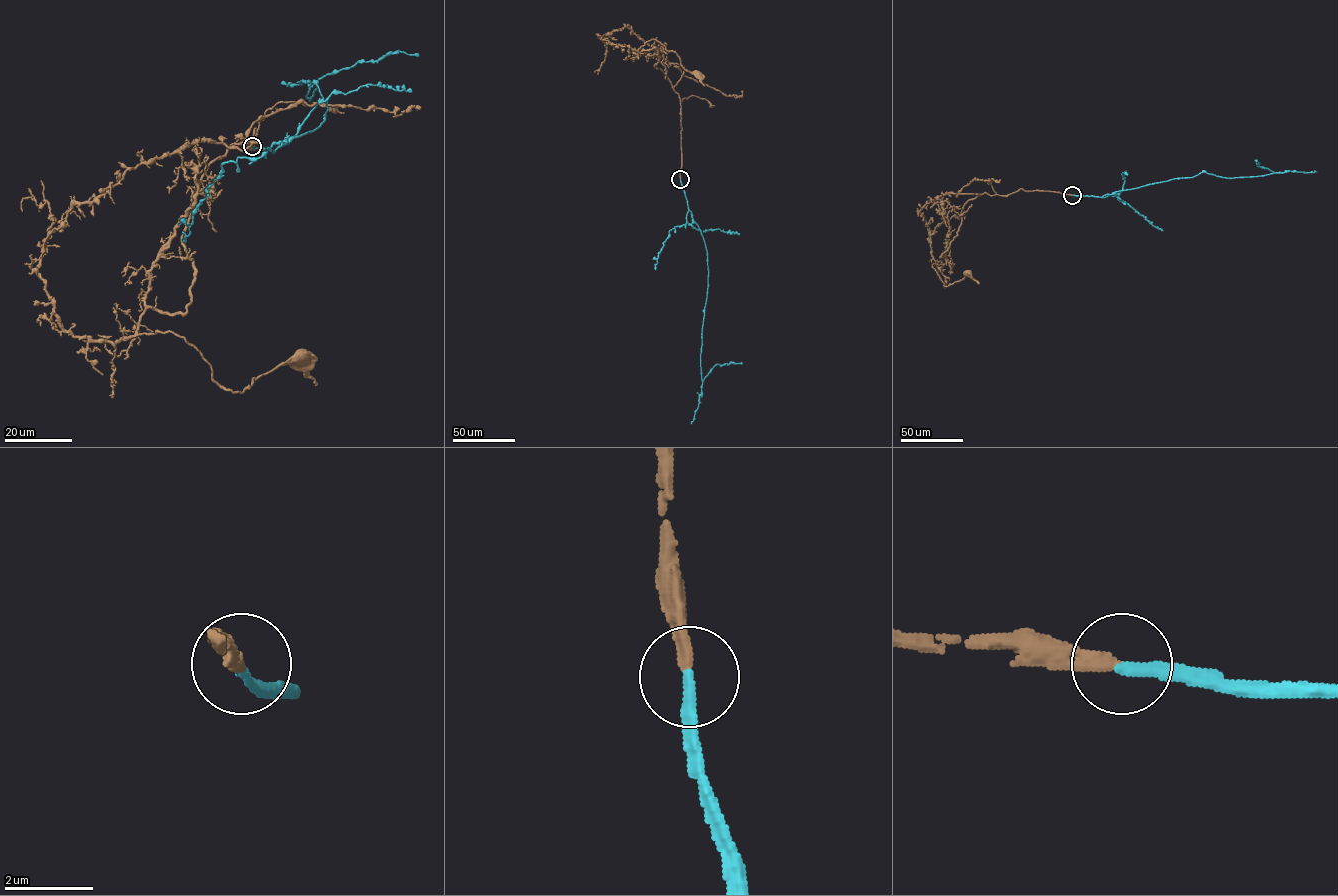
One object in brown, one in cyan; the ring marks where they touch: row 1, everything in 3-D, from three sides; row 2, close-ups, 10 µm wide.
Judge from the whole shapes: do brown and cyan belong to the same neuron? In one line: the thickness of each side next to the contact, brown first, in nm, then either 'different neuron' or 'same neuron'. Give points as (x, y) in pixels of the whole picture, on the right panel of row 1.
280/260 nm | same neuron

